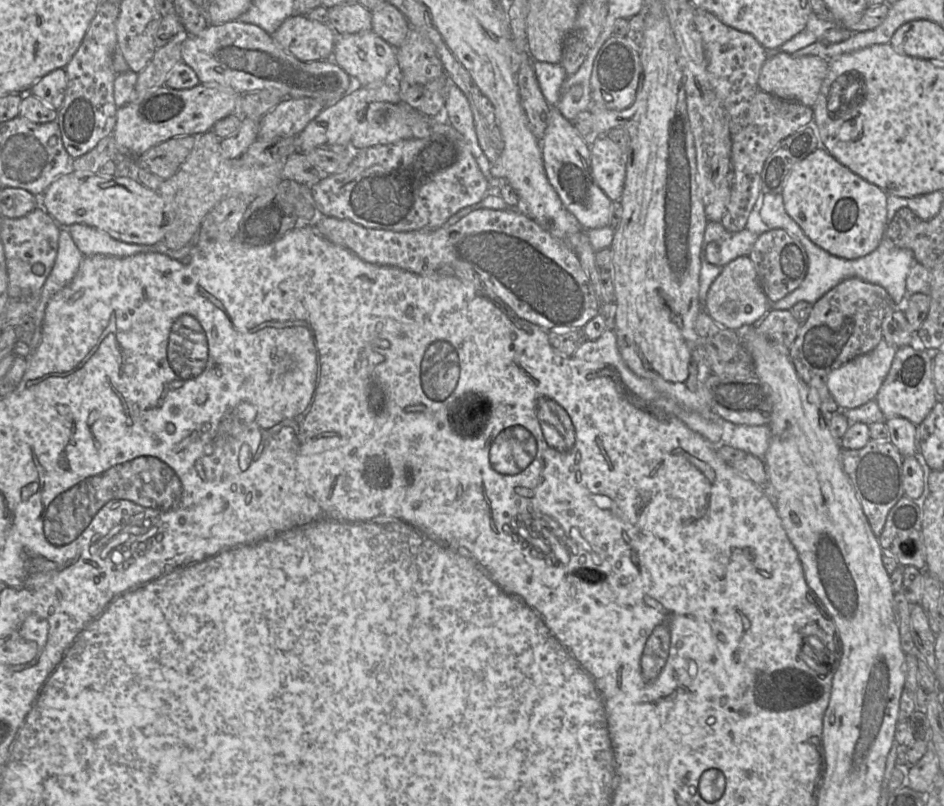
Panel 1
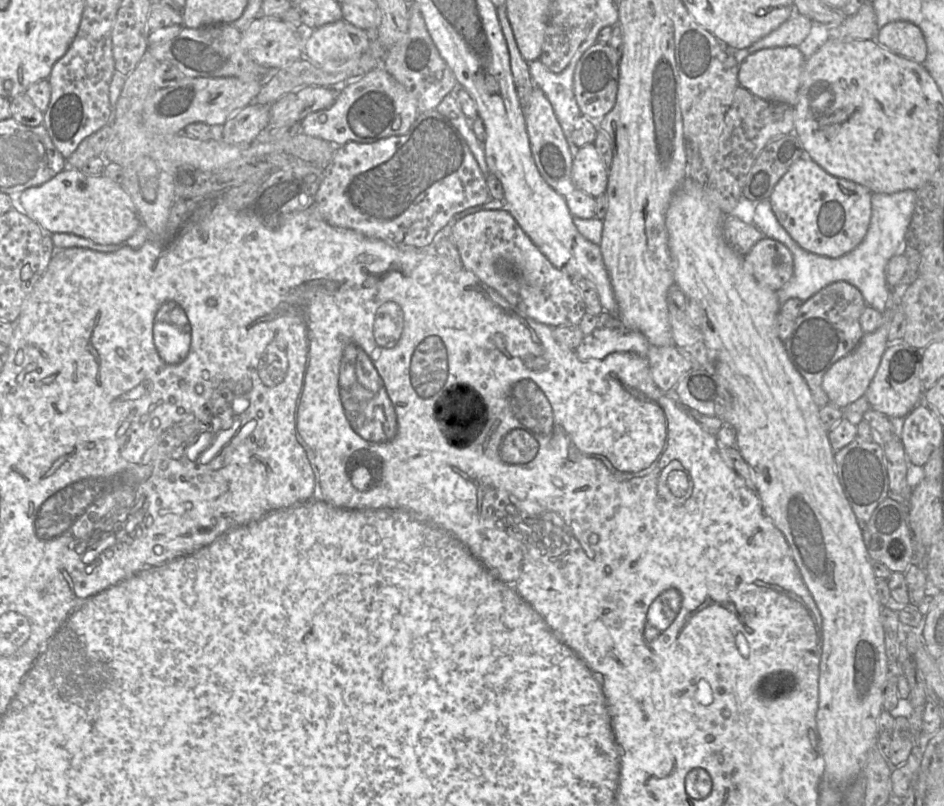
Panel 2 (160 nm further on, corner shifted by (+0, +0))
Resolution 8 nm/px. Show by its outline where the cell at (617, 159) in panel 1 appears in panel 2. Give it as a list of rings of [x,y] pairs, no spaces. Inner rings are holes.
[[[593,143],[575,148],[572,179],[577,189],[594,198],[606,192],[608,167]]]

